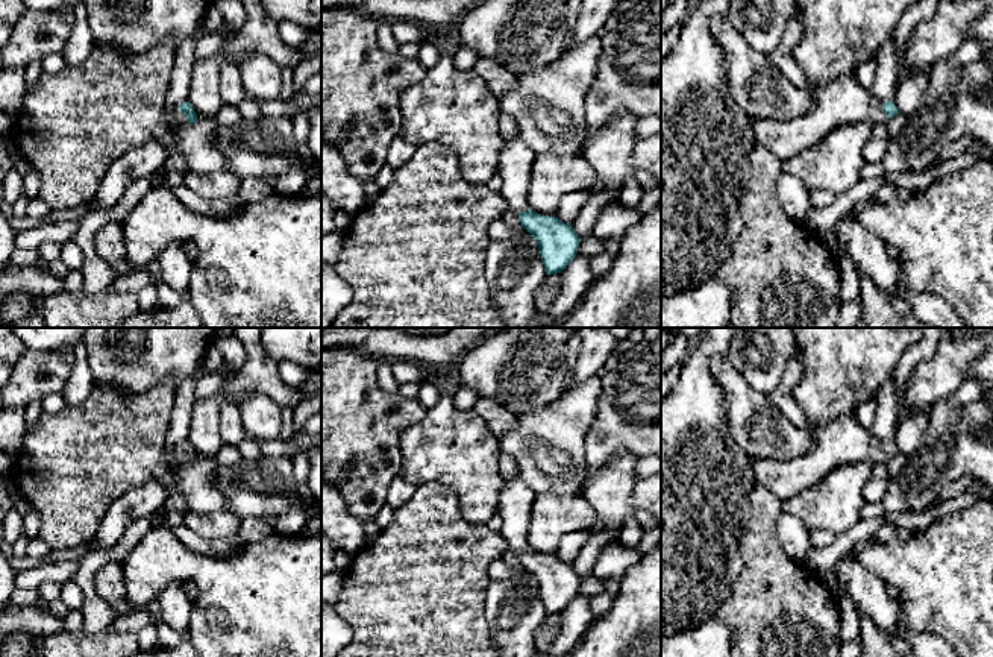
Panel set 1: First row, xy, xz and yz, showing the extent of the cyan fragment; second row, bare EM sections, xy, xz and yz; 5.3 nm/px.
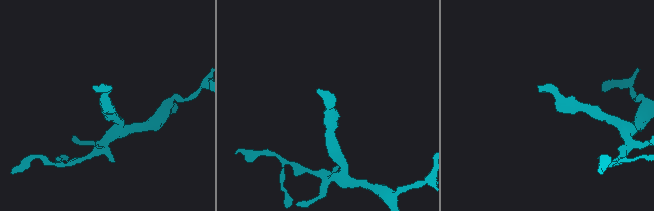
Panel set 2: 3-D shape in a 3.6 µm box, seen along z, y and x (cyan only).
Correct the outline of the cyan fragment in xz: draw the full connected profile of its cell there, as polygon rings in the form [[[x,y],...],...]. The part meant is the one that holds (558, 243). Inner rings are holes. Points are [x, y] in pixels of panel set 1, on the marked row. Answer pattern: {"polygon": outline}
{"polygon": [[[517,137],[505,141],[499,155],[497,173],[503,179],[500,194],[511,211],[518,214],[522,226],[537,240],[547,275],[562,273],[575,259],[581,243],[572,225],[558,217],[541,215],[529,208],[528,191],[535,153]]]}

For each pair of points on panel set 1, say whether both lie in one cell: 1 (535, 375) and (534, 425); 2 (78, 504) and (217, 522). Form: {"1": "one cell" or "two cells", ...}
{"1": "two cells", "2": "two cells"}

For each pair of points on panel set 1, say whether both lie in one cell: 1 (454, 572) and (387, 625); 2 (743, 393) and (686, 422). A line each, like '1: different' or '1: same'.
1: same
2: different

